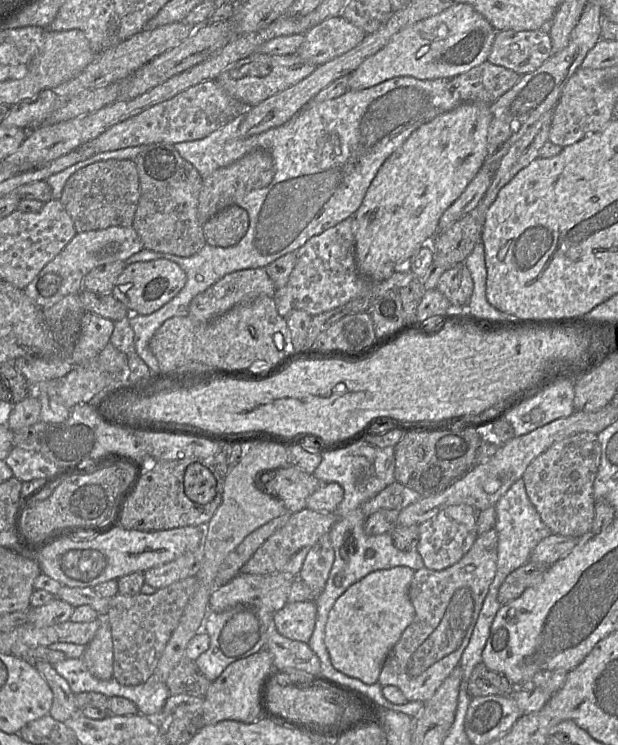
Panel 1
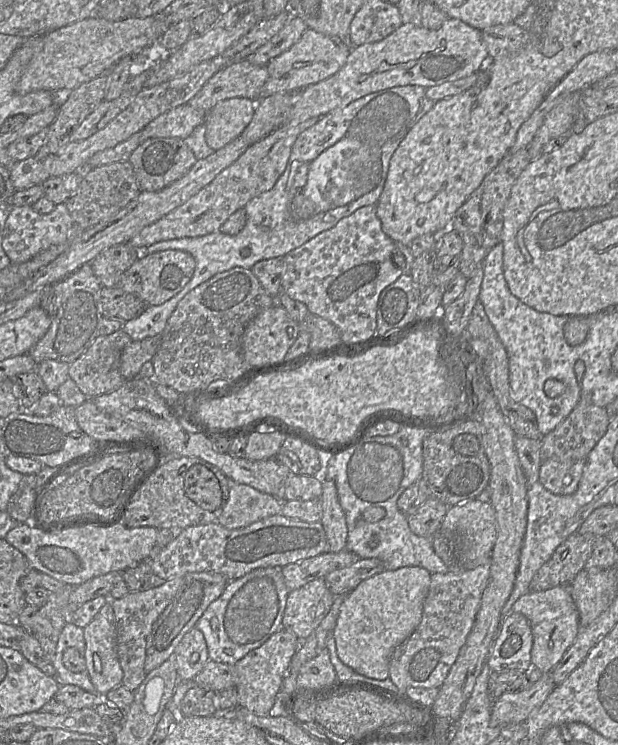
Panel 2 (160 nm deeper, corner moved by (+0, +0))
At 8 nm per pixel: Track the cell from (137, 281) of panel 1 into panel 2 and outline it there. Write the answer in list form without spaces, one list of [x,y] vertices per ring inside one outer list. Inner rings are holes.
[[[165,250],[141,256],[121,276],[118,287],[145,301],[148,306],[163,304],[190,281],[196,266],[194,257],[181,250]]]

